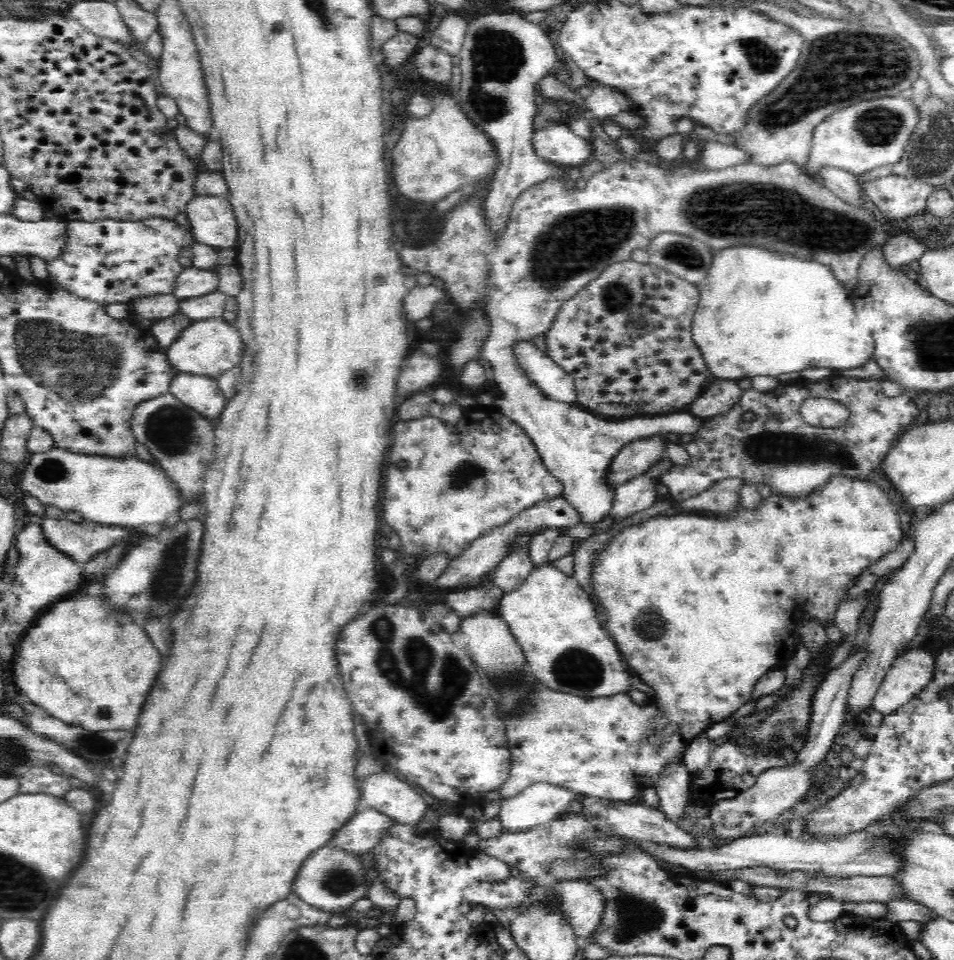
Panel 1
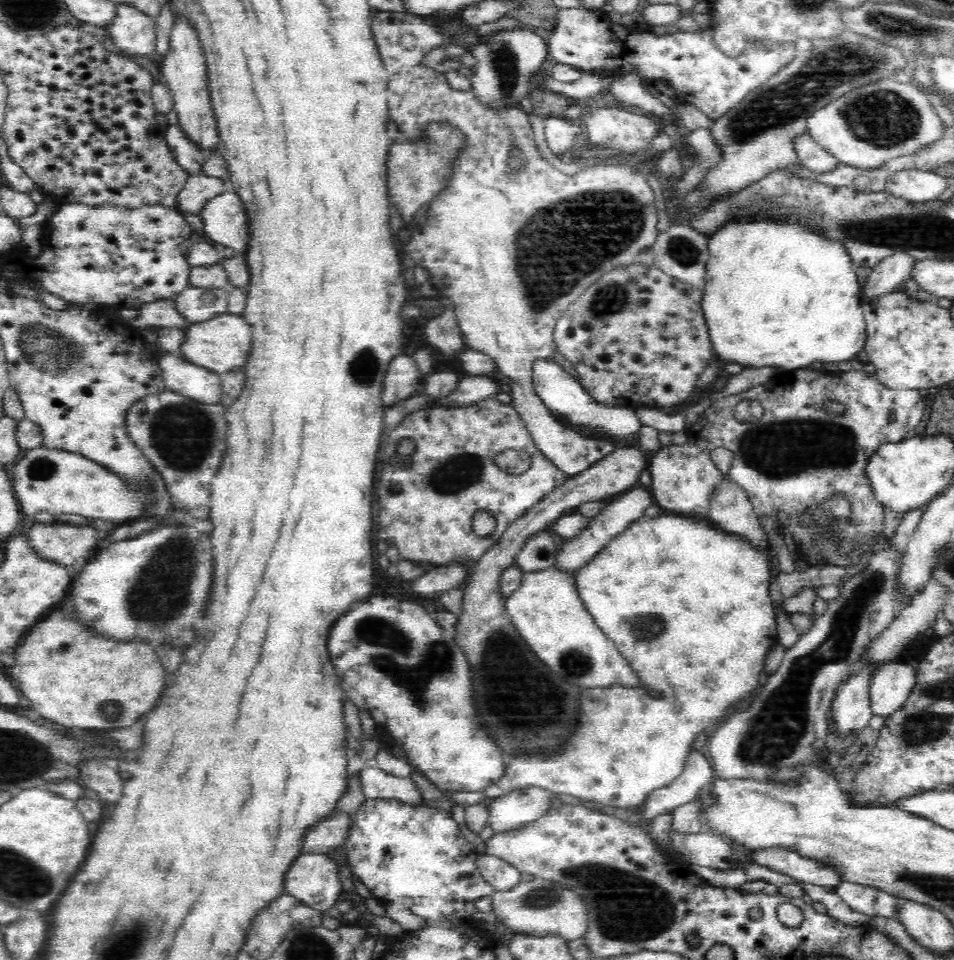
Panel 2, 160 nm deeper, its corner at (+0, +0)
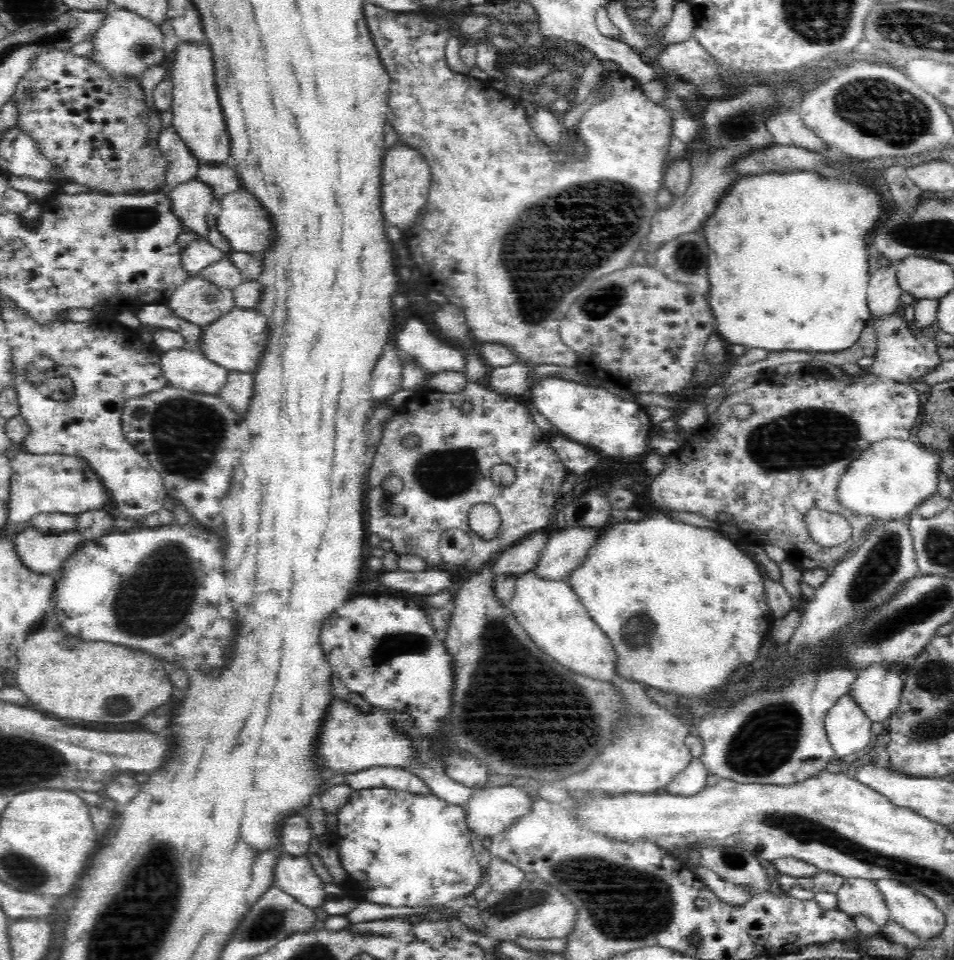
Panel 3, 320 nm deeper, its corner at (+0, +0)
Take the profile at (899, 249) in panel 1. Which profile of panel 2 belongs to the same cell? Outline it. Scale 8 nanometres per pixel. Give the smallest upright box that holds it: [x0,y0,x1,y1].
[862,252,916,299]

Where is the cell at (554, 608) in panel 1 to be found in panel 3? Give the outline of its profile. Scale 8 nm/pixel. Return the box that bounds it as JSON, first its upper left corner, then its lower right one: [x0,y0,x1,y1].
[506,570,618,680]

